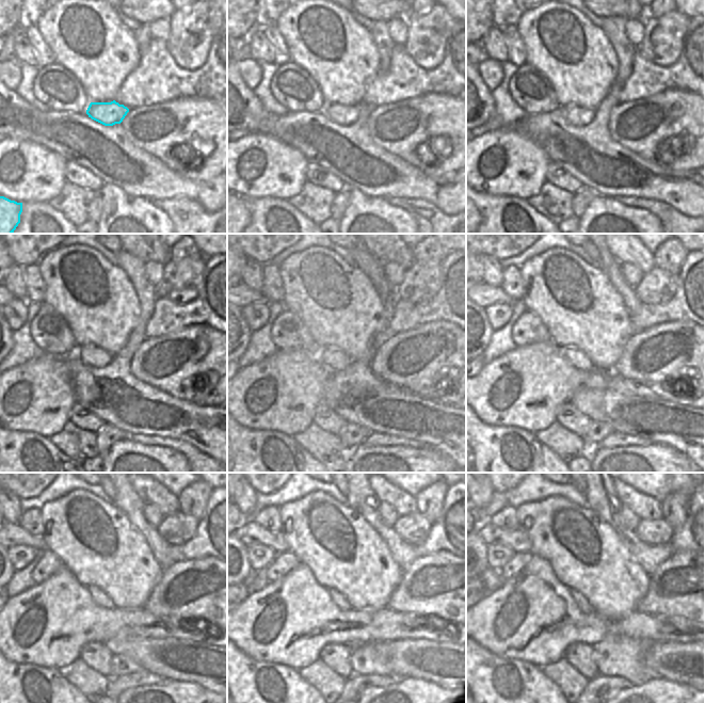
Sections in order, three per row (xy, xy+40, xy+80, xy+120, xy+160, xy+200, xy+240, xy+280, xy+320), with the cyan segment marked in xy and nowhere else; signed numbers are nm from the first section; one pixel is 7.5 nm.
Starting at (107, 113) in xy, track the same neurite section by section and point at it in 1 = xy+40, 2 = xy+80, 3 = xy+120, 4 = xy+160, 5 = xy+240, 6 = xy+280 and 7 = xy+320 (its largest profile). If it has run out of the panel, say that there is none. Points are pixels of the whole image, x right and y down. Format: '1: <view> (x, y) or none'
1: xy+40 (342, 115)
2: xy+80 (578, 116)
3: xy+120 (91, 355)
4: xy+160 (336, 360)
5: xy+240 (99, 597)
6: xy+280 (337, 597)
7: xy+320 (581, 603)

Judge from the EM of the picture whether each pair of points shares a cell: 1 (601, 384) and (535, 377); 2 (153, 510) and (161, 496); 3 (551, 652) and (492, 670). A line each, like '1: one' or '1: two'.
1: one
2: two
3: two

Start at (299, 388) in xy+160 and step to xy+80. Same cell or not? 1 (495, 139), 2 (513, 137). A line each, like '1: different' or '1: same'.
1: same
2: same

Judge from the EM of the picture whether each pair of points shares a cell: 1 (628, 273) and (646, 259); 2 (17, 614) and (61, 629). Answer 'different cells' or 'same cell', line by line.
1: different cells
2: same cell

